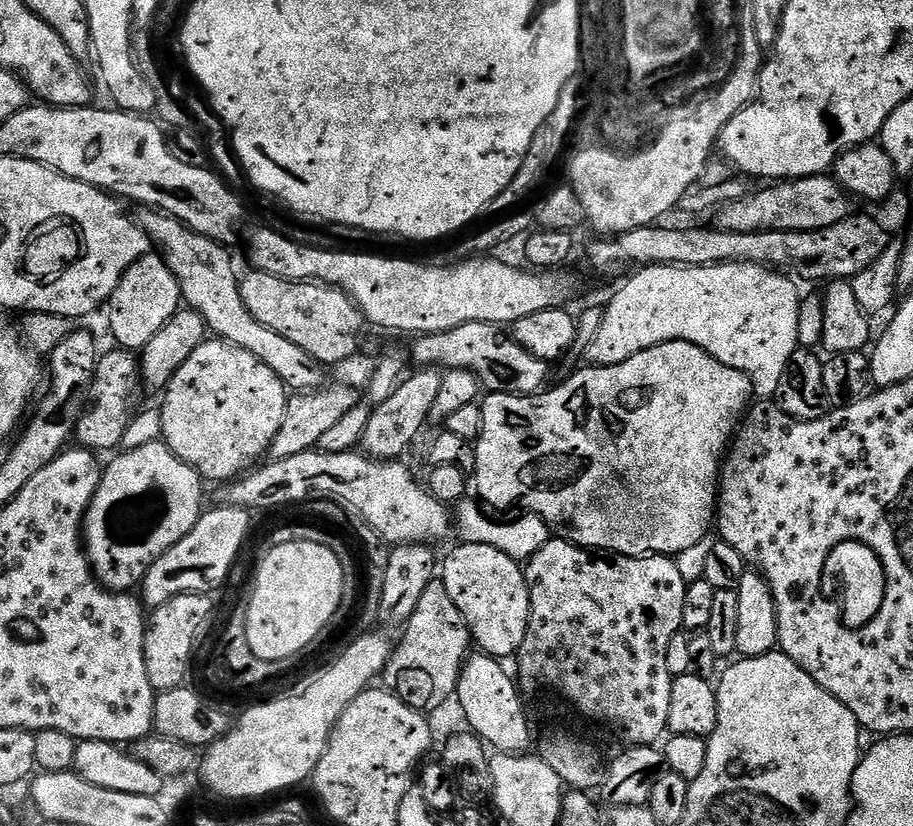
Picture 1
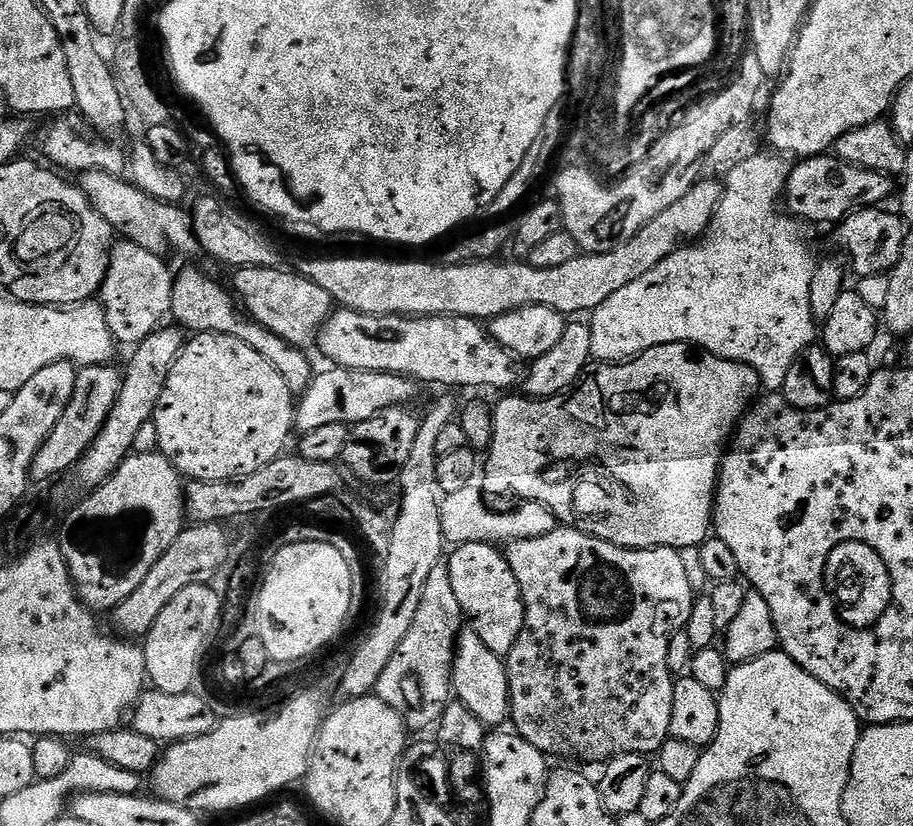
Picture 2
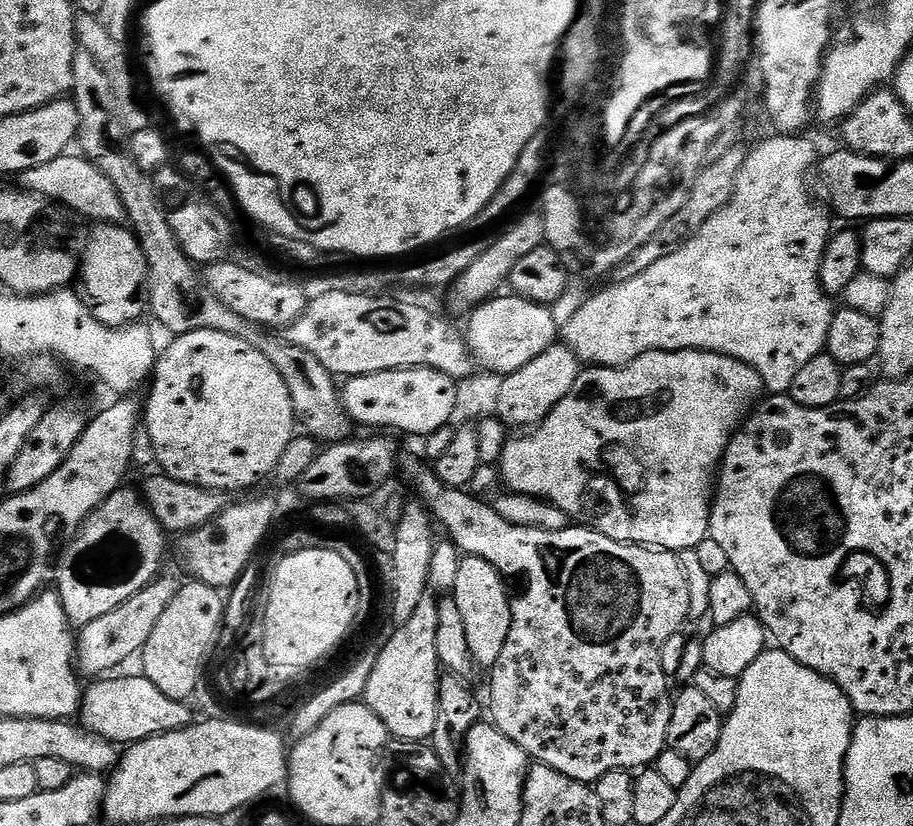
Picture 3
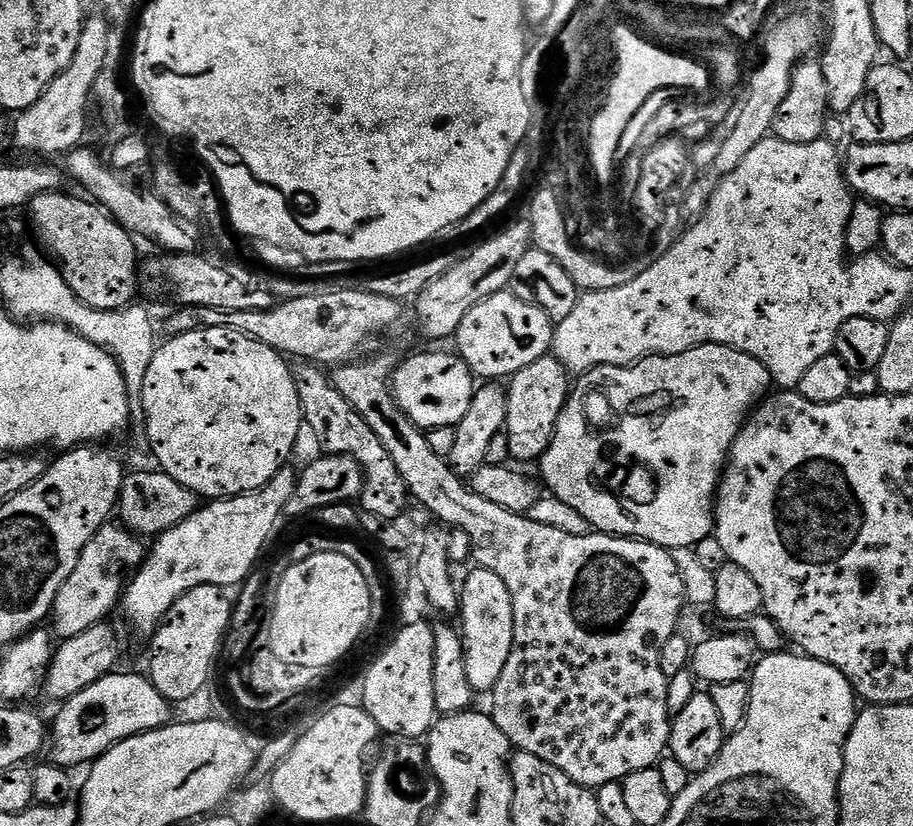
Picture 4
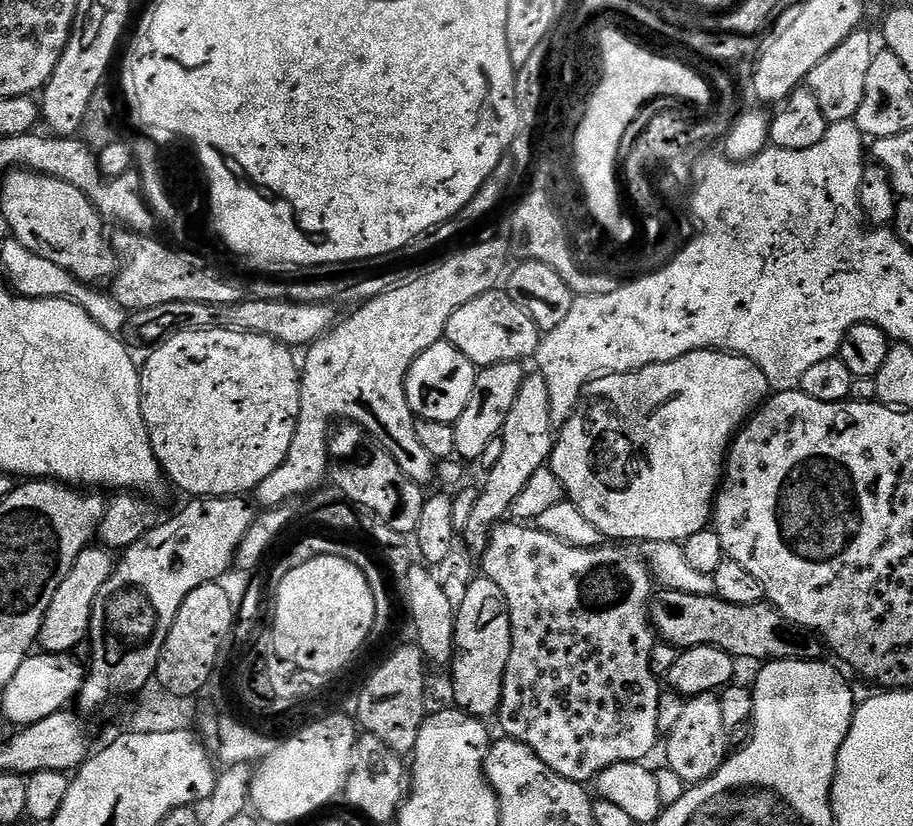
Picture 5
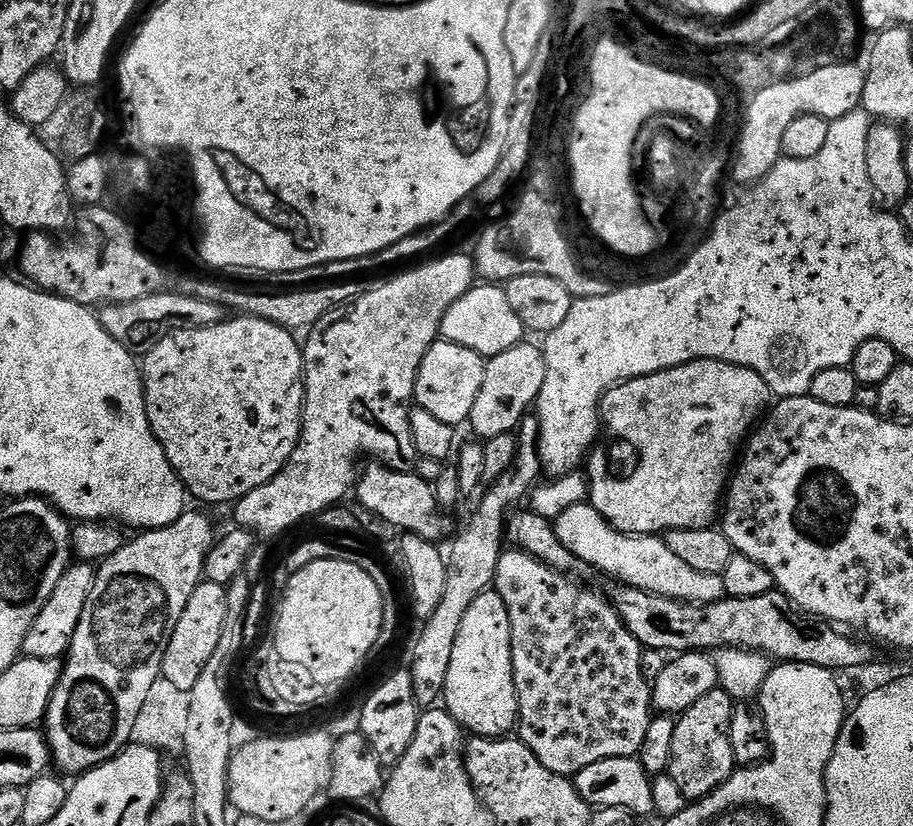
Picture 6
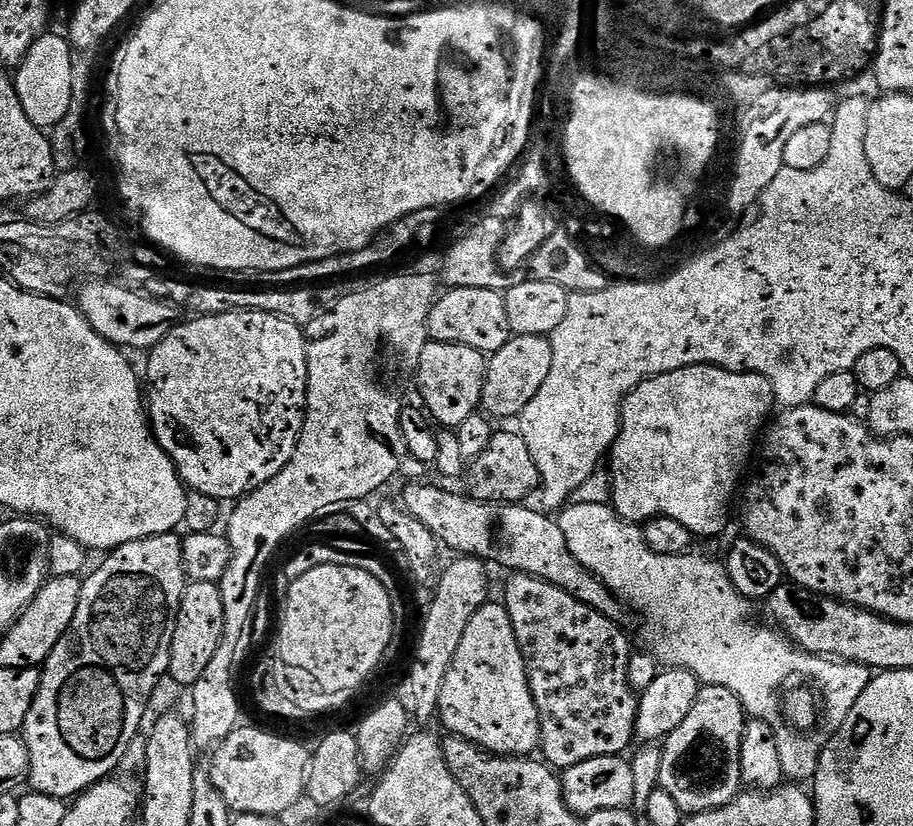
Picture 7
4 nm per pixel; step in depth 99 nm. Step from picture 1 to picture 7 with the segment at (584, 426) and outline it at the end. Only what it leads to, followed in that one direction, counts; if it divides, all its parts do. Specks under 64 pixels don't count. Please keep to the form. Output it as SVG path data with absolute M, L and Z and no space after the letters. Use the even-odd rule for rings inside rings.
M699 364L649 376L620 407L620 433L612 443L606 464L612 479L612 507L624 520L634 524L643 525L646 520L665 516L682 522L693 537L718 535L728 524L732 495L736 487L737 492L741 487L740 475L752 456L752 443L769 423L772 408L774 397L770 382L757 372L731 372L713 364Z

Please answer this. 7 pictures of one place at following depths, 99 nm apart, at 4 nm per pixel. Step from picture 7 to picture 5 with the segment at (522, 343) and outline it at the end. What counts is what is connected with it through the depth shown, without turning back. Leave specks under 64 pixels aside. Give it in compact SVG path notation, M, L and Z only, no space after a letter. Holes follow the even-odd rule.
M502 362L489 368L477 371L474 382L474 394L470 394L470 402L466 410L455 422L456 456L464 462L479 462L486 446L494 442L503 433L506 418L510 410L514 410L514 401L518 399L518 390L522 390L522 382L526 375L525 365L520 362Z

